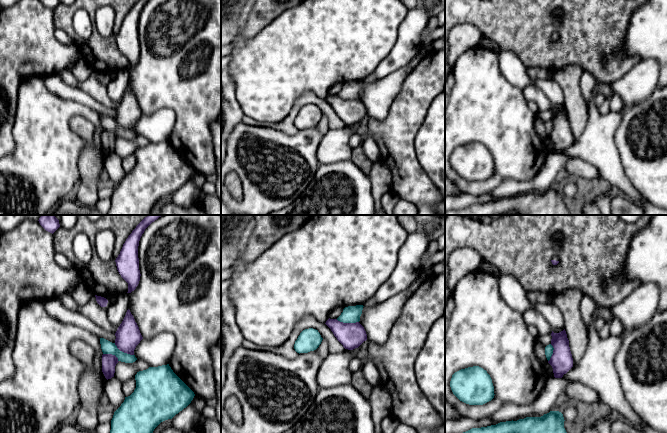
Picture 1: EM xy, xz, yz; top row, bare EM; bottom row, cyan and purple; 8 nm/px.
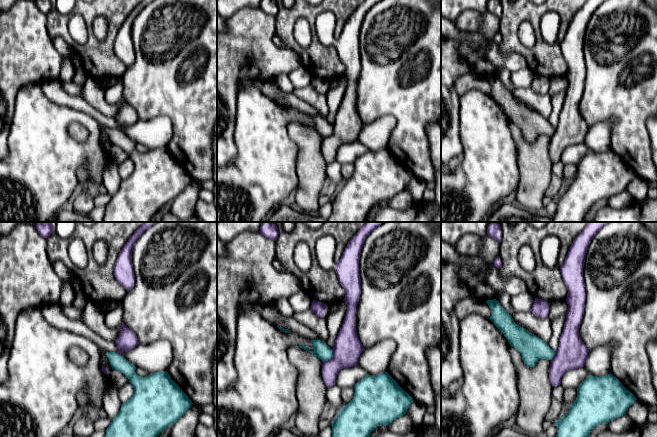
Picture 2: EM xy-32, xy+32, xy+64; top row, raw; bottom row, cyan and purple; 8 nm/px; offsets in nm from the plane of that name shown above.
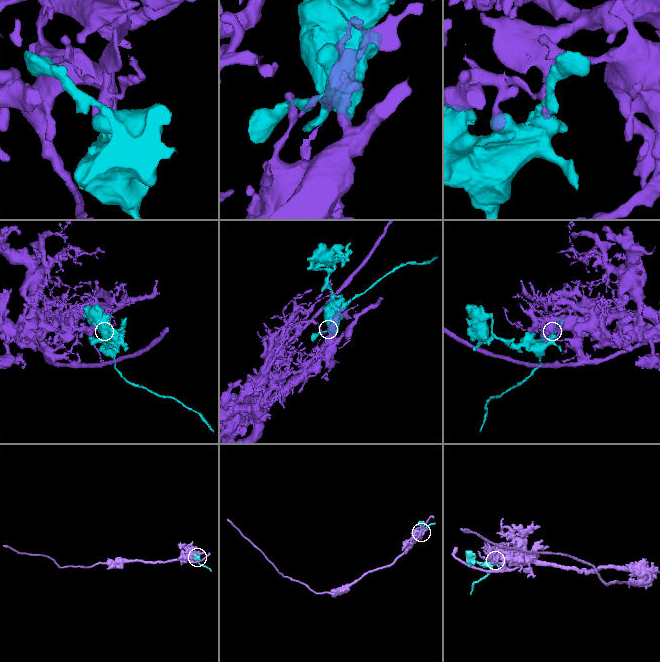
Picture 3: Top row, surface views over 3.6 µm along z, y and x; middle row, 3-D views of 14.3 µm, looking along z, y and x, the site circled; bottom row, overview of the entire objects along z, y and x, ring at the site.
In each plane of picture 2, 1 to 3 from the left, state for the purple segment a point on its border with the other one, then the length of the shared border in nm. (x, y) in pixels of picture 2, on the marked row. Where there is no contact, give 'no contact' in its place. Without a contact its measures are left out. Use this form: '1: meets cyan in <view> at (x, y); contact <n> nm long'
1: meets cyan in xy-32 at (119, 354); contact 30 nm long
2: meets cyan in xy+32 at (331, 357); contact 130 nm long
3: meets cyan in xy+64 at (553, 356); contact 80 nm long

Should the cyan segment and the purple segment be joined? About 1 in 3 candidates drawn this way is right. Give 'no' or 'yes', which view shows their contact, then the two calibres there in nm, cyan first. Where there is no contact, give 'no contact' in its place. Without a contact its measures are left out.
no | xz | 140/200 nm

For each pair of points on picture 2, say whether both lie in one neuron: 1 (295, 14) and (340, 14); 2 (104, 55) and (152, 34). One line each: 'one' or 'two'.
1: one
2: two

